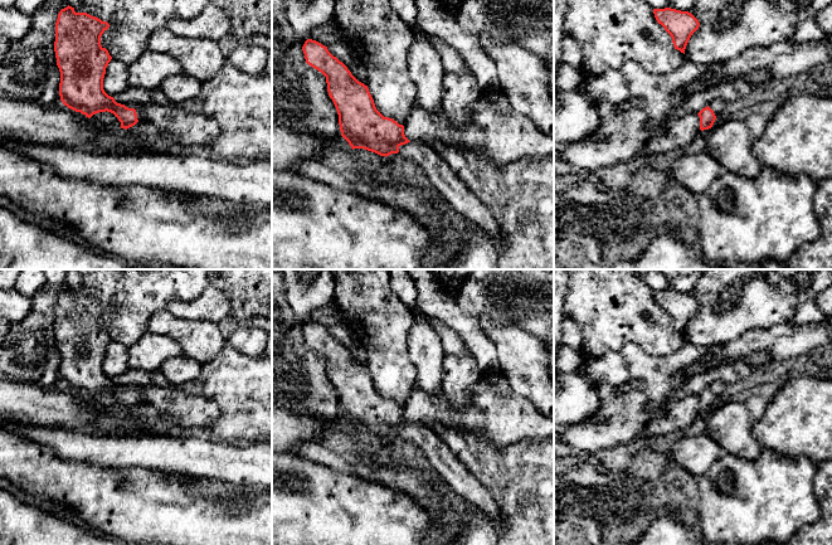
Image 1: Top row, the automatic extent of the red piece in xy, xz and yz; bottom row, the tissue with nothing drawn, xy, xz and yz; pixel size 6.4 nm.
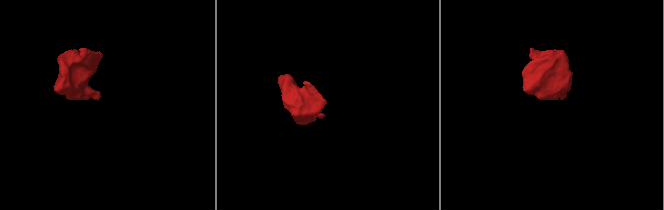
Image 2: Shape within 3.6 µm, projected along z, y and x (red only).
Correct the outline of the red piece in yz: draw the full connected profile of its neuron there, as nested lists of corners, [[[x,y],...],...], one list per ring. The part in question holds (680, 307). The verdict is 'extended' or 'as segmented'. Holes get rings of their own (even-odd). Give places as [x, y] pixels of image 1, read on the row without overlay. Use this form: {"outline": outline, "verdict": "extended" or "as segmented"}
{"outline": [[[671,289],[653,291],[655,300],[671,317],[675,331],[685,336],[691,317],[699,311],[699,302],[689,293]]], "verdict": "as segmented"}

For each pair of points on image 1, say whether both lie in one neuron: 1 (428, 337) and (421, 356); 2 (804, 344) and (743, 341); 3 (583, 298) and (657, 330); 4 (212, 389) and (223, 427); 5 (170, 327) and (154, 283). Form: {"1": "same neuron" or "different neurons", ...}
{"1": "same neuron", "2": "same neuron", "3": "same neuron", "4": "same neuron", "5": "different neurons"}

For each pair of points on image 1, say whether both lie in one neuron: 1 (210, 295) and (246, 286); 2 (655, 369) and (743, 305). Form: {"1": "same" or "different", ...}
{"1": "different", "2": "different"}

